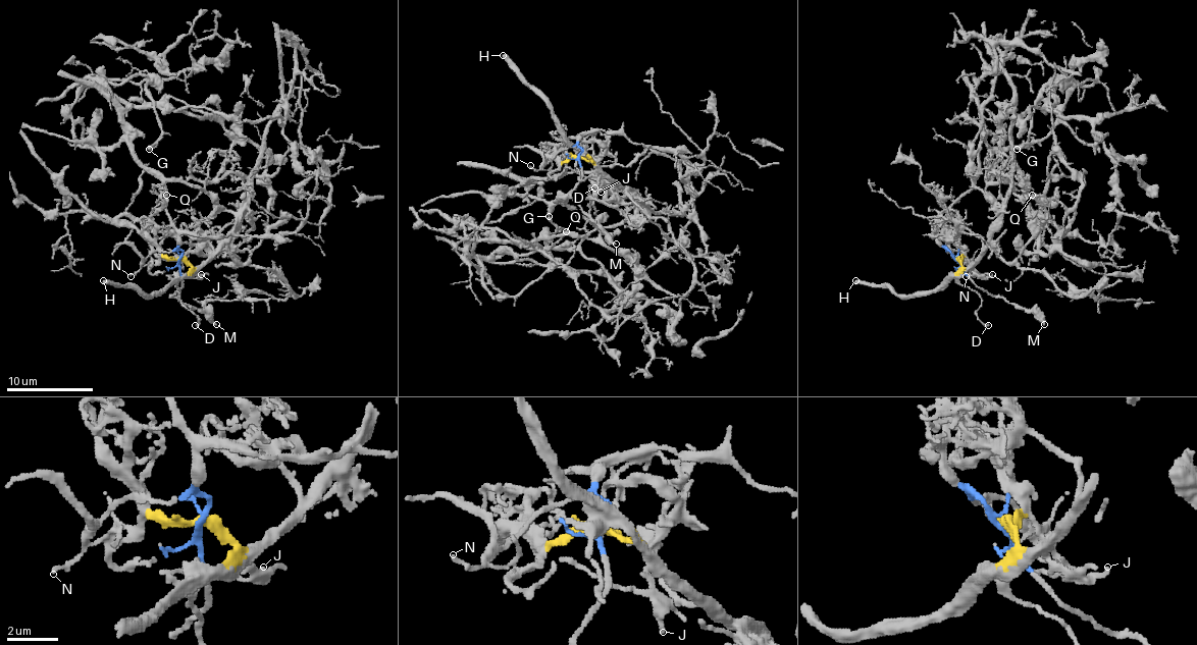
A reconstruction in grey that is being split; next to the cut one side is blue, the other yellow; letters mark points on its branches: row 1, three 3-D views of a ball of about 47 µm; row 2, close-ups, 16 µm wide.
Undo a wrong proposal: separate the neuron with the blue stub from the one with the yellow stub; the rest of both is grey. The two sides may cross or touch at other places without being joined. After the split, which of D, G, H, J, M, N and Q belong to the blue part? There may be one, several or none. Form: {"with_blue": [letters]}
{"with_blue": ["G", "M", "N", "Q"]}

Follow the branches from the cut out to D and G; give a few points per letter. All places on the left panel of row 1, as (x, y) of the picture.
D: (179, 259), (189, 274), (177, 283), (179, 296), (197, 318), (195, 324)
G: (179, 259), (166, 190), (129, 146), (73, 136), (75, 96), (151, 81), (162, 136), (149, 148)

